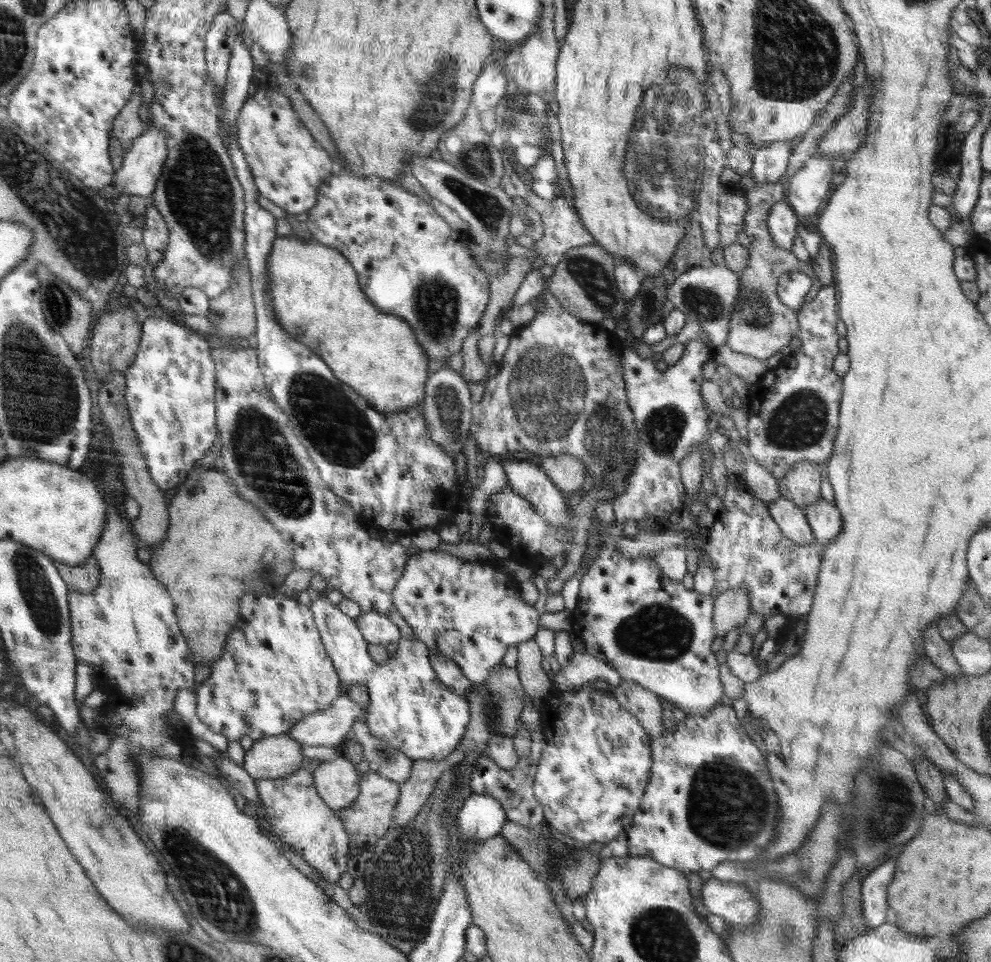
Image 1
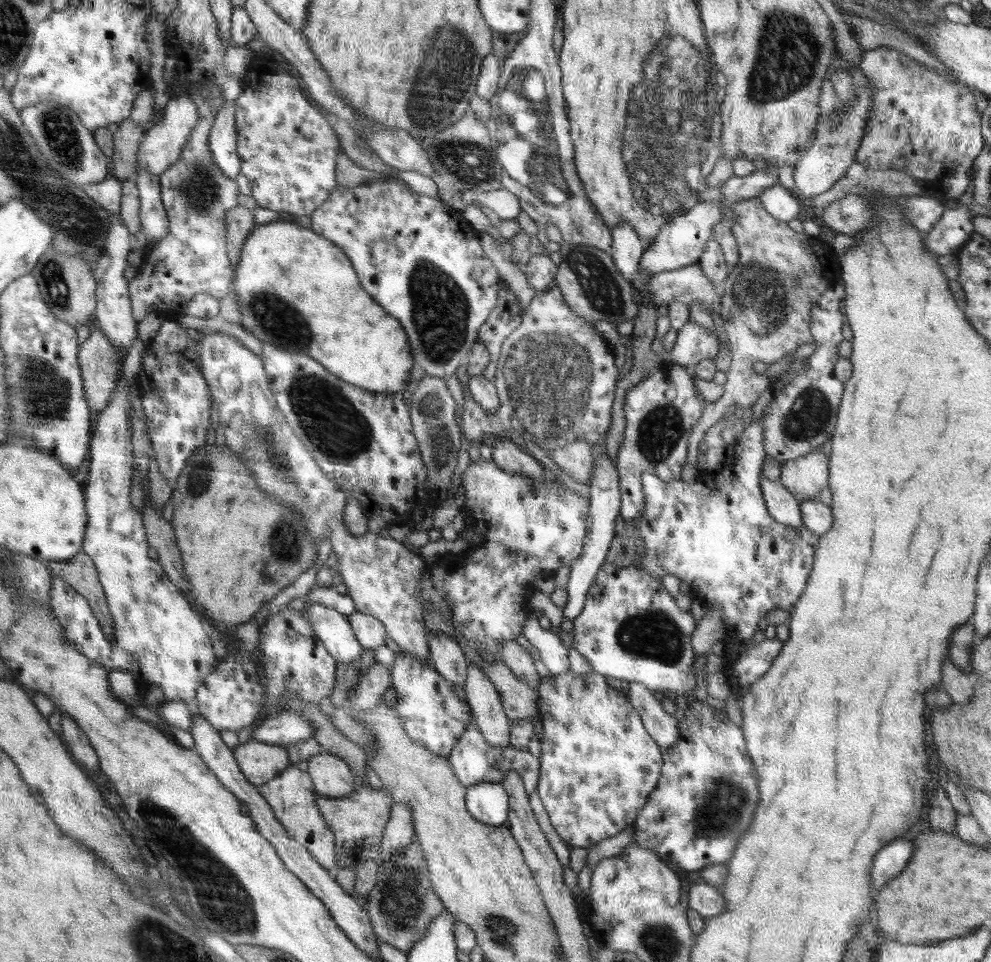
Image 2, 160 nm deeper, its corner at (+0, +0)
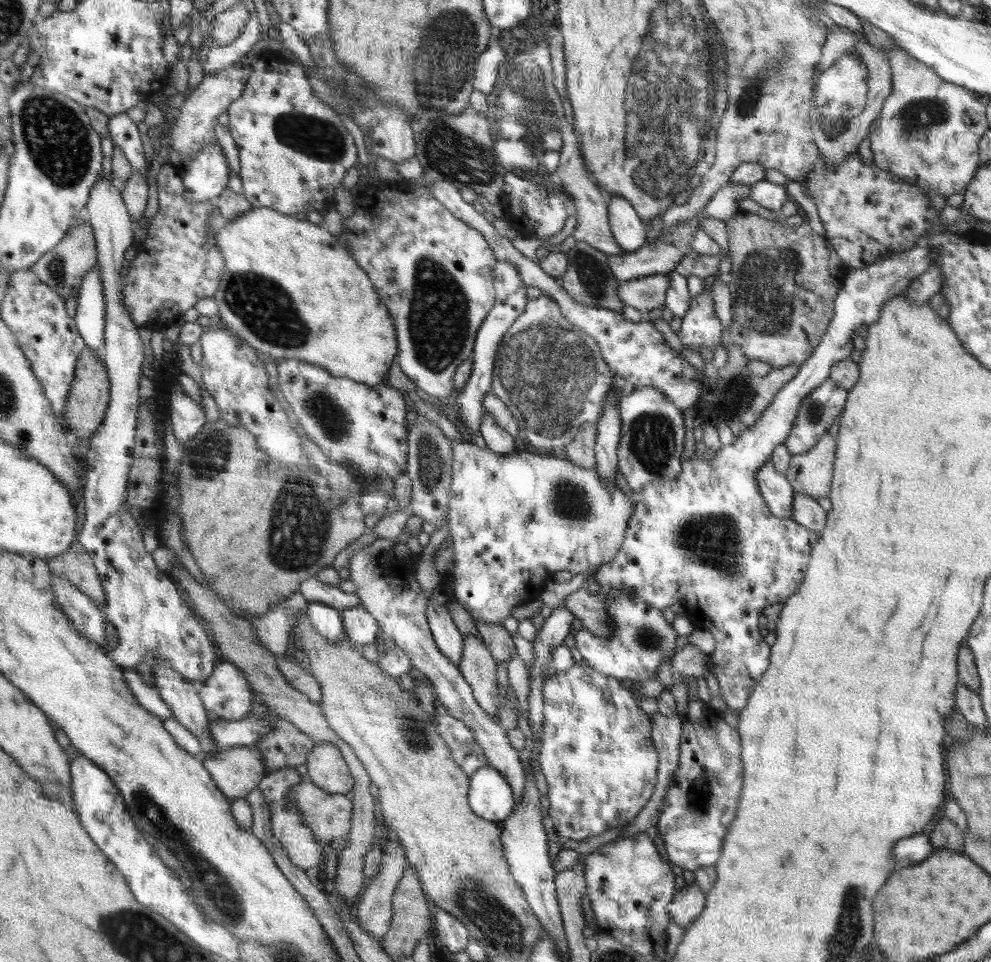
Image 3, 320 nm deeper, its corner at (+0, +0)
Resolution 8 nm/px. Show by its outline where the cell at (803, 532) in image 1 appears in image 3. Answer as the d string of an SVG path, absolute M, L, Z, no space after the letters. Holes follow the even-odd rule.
M768 462L759 468L756 480L770 512L780 518L790 517L796 492L785 473L776 472L774 465Z

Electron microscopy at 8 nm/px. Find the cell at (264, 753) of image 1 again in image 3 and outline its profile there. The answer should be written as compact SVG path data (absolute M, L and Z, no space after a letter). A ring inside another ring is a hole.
M235 746L213 755L202 754L202 760L206 768L210 770L212 778L215 778L215 784L225 796L232 798L232 803L236 798L244 799L250 795L252 791L259 788L260 782L268 775L267 758L258 748Z

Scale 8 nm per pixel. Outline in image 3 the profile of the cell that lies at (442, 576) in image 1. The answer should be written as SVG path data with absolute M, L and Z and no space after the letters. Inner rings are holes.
M451 441L452 445L452 476L451 495L448 503L447 521L449 522L449 532L453 538L455 548L455 564L452 576L452 587L450 593L461 606L463 606L473 617L474 622L484 621L502 625L502 621L507 616L512 616L516 608L520 608L527 601L539 598L544 592L545 583L551 579L550 575L566 570L574 574L580 574L594 567L608 564L614 560L616 553L620 550L624 542L626 527L630 517L635 511L636 501L632 501L618 485L608 486L592 468L578 467L577 464L570 463L568 459L557 458L553 454L539 452L534 454L525 451L510 454L500 454L492 452L490 449L480 448L472 442Z

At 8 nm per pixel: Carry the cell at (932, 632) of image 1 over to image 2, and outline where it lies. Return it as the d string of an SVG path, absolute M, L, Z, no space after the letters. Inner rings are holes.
M947 658L942 667L941 688L946 690L954 703L966 704L975 693L975 680L960 670Z

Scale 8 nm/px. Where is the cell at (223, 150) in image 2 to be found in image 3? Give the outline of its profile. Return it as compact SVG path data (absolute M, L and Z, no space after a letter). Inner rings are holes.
M215 142L192 158L182 176L190 201L206 202L220 195L228 184L228 165L222 147Z

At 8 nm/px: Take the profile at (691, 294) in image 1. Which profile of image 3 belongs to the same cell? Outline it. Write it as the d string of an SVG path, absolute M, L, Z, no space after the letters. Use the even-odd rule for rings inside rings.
M653 274L647 277L624 281L618 288L618 299L644 314L665 304L666 292L670 288L667 274Z

